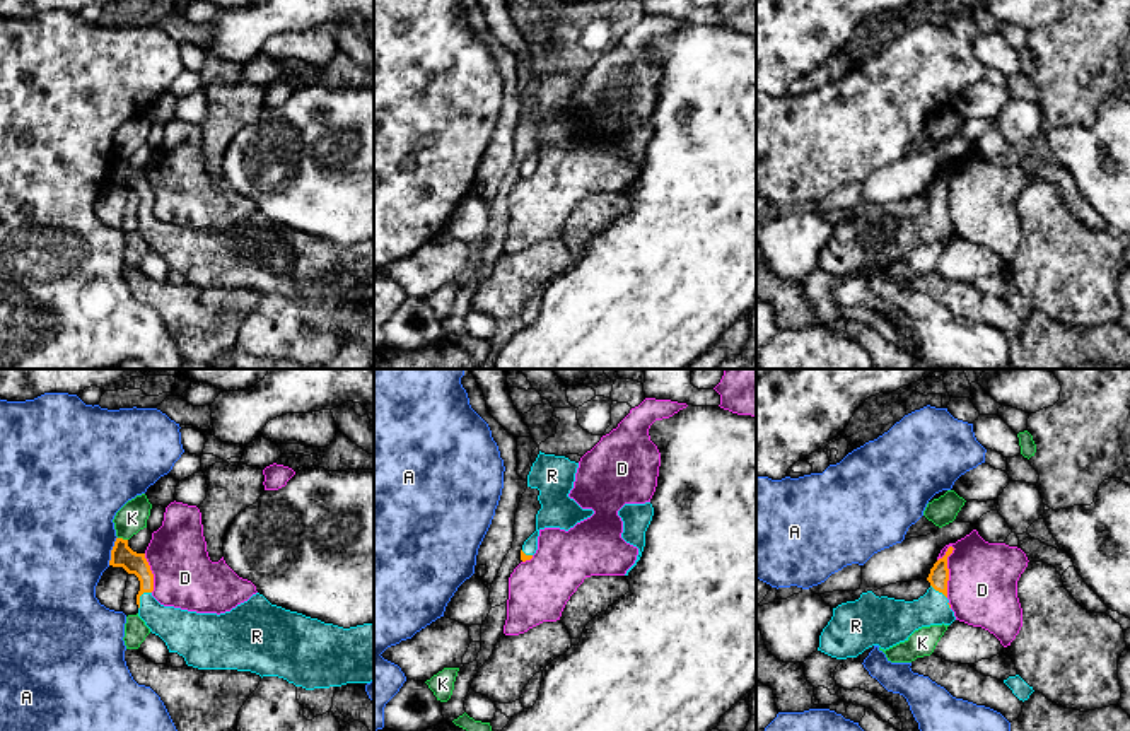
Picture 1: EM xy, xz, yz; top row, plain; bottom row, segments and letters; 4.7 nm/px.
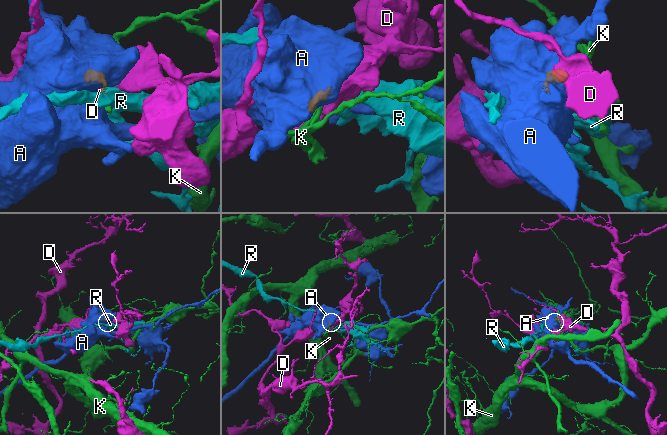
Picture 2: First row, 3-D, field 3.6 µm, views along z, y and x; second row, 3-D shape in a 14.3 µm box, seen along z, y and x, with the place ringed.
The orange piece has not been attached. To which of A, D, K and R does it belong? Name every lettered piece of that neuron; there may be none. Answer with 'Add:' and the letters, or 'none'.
Add: R

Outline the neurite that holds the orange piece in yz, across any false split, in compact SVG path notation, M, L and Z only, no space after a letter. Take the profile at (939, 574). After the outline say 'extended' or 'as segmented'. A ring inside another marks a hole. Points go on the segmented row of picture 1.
M952 547L939 558L927 581L930 588L913 601L862 593L859 599L833 608L833 617L819 635L818 651L836 658L857 658L865 649L879 646L889 649L930 625L951 625L956 617L947 599L947 557Z; extended

